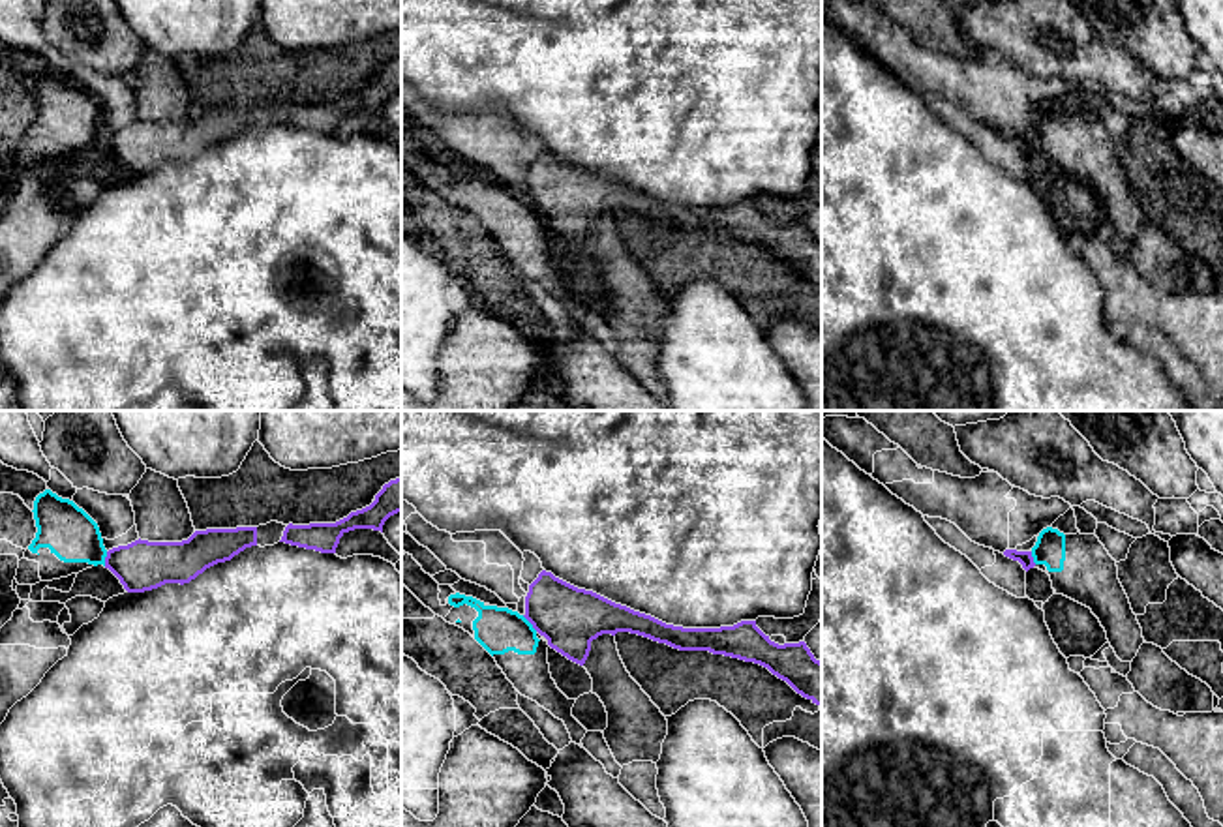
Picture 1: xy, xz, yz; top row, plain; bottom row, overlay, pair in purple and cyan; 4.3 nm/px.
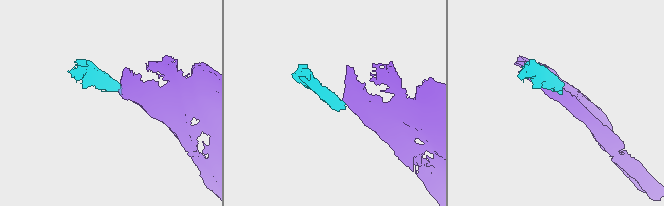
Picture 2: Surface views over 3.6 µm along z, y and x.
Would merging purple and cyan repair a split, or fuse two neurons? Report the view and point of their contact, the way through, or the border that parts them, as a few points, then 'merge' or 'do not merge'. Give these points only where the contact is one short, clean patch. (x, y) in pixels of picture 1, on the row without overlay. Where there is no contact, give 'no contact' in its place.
contact xz (529, 201); border xz (522, 195), (537, 210); do not merge

